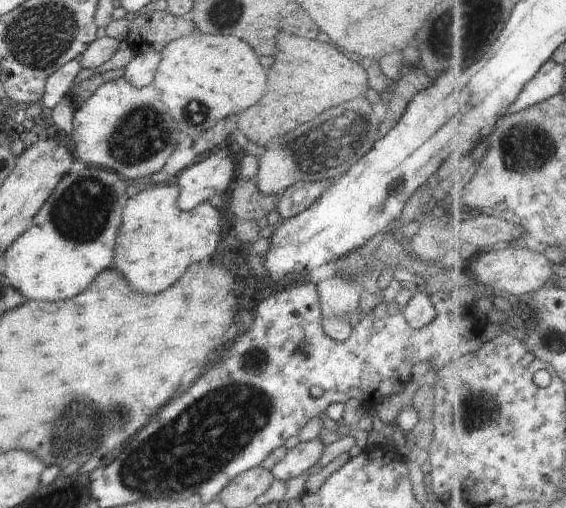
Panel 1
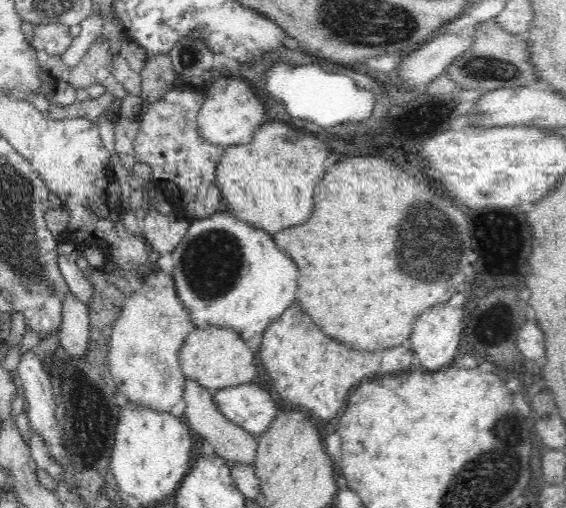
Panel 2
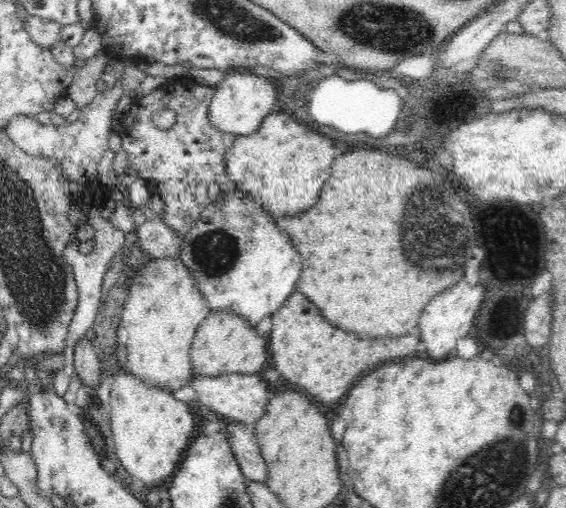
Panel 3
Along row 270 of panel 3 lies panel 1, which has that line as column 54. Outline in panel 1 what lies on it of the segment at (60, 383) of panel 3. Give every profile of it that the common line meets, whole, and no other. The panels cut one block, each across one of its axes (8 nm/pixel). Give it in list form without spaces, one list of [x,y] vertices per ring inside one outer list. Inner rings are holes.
[[[77,59],[67,62],[51,74],[45,82],[45,89],[43,97],[41,98],[42,104],[50,110],[60,103],[66,96],[68,96],[69,88],[74,78],[81,72],[81,64]]]

